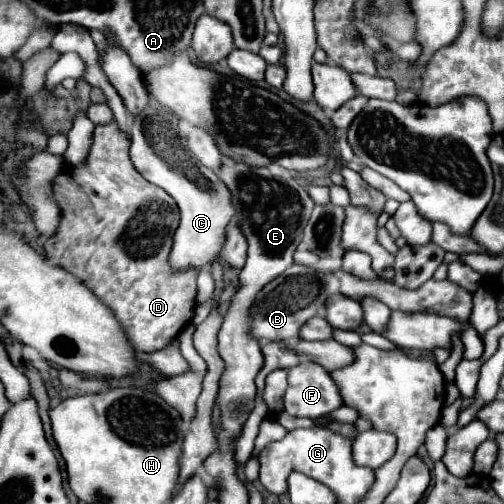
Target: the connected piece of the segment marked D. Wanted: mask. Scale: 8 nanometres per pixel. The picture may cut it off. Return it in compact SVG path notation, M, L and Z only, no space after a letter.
M115 122L97 126L93 146L83 166L67 166L53 182L53 198L61 208L61 220L53 238L43 242L43 250L51 264L75 274L121 322L121 328L135 350L157 352L191 322L195 312L197 274L199 270L173 270L169 266L169 252L173 234L179 226L179 210L173 198L159 186L153 186L133 170L129 158L129 136L117 130Z

